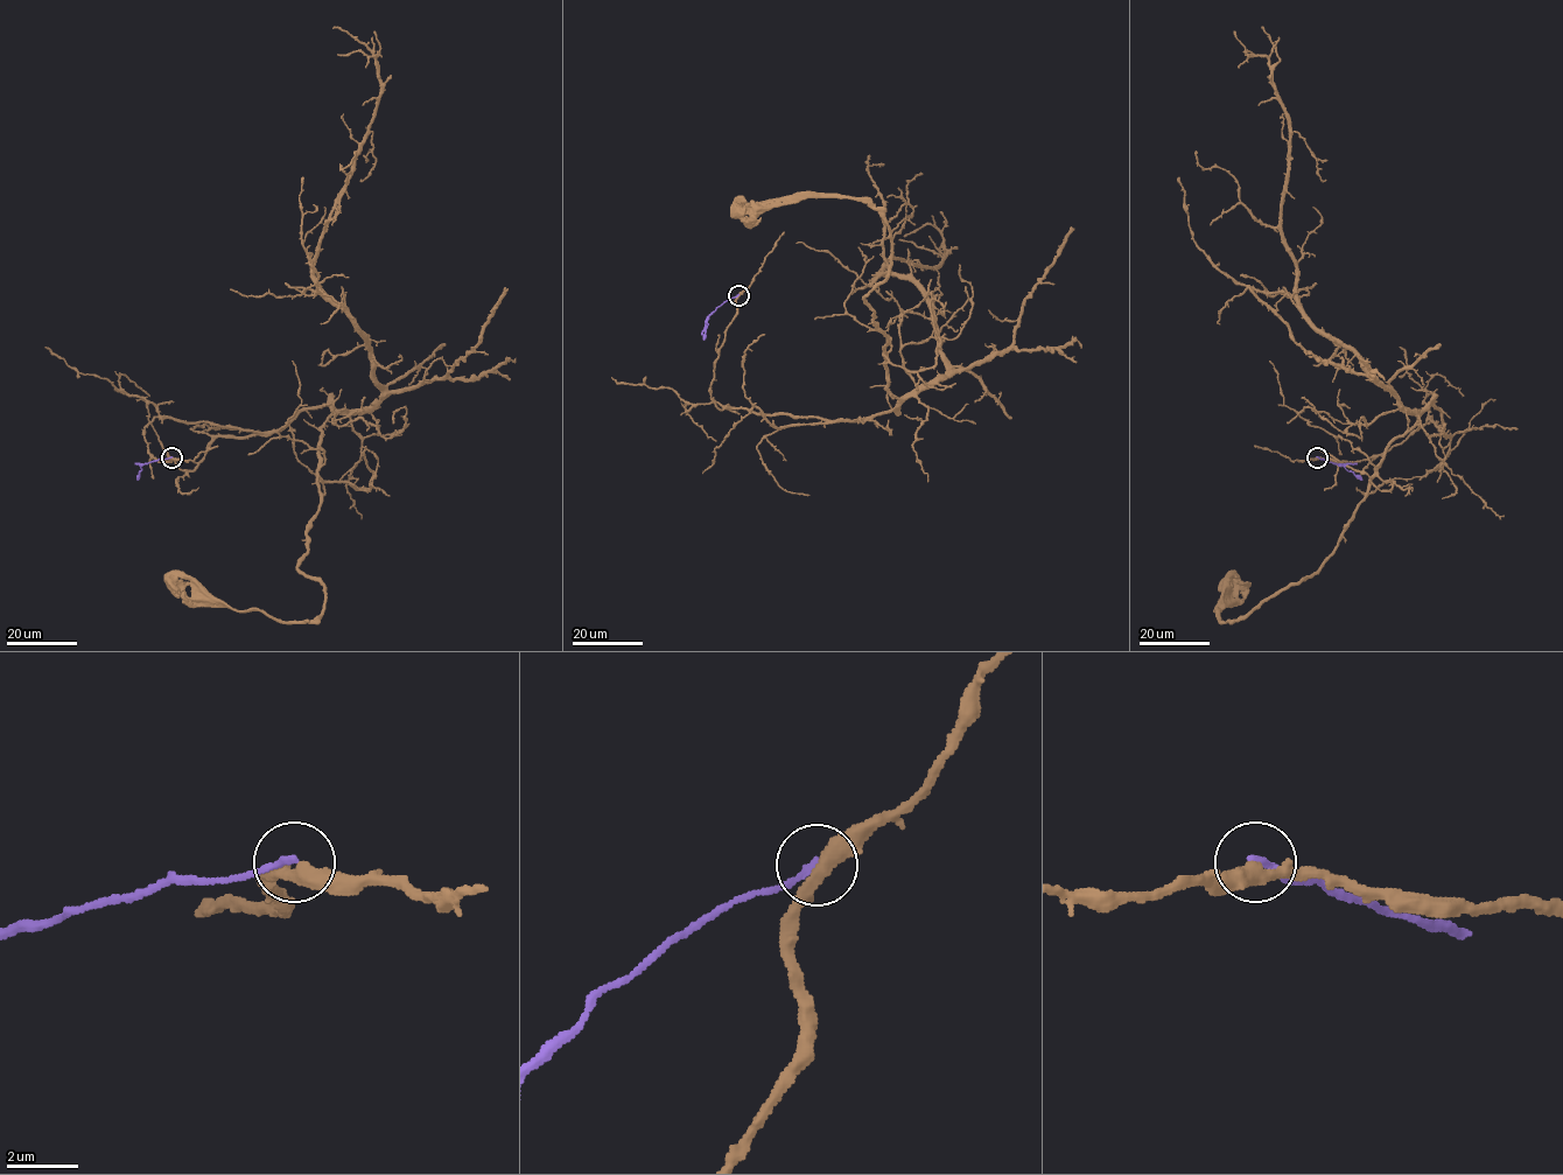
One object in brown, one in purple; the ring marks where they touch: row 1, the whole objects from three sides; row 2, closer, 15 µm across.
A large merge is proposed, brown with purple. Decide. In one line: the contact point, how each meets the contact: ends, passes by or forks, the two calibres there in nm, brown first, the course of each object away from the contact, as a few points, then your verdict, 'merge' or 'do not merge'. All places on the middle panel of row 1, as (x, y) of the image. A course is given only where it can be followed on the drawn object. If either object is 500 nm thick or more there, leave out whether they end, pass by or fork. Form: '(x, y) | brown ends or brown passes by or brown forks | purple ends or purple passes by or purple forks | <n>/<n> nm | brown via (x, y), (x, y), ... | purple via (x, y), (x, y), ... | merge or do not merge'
(738, 295) | brown passes by | purple ends | 400/190 nm | brown via (738, 294), (721, 410), (890, 412), (947, 369), (923, 293), (880, 274), (934, 267), (940, 232), (904, 236) | purple via (738, 294), (723, 301), (710, 314), (703, 340) | do not merge

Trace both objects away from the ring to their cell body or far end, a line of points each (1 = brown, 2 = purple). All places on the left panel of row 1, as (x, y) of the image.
1: (172, 457), (149, 454), (156, 417), (280, 431), (379, 398), (315, 279), (380, 90), (376, 56), (337, 54)
2: (172, 457), (145, 462), (137, 480)

